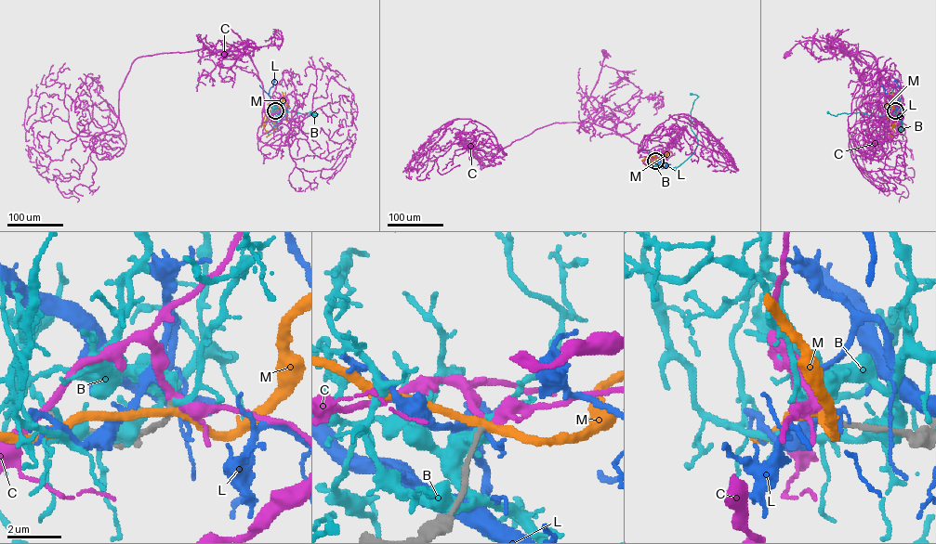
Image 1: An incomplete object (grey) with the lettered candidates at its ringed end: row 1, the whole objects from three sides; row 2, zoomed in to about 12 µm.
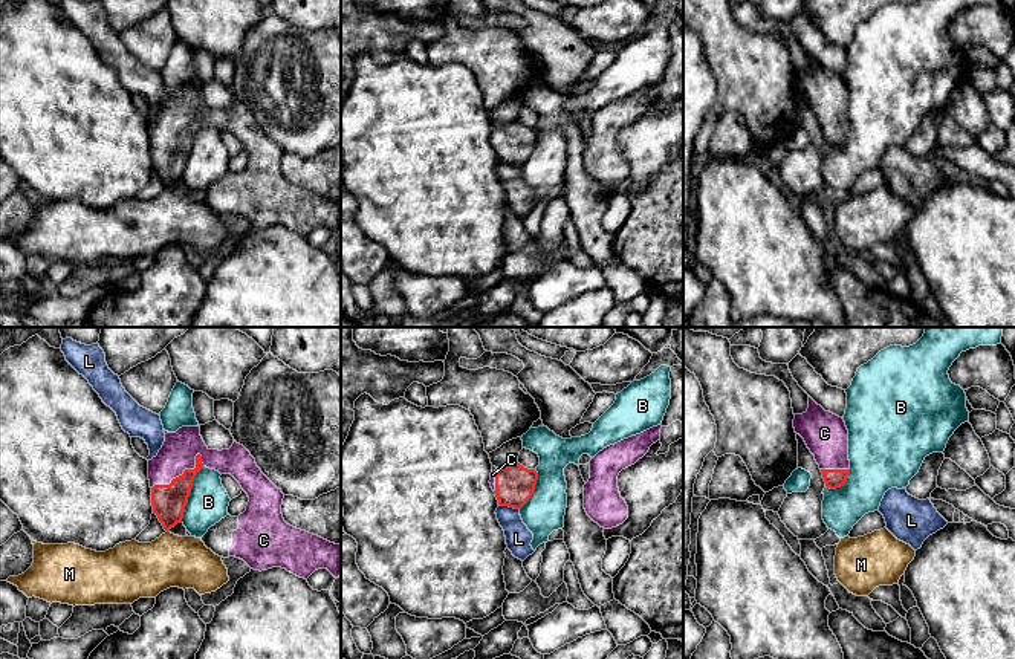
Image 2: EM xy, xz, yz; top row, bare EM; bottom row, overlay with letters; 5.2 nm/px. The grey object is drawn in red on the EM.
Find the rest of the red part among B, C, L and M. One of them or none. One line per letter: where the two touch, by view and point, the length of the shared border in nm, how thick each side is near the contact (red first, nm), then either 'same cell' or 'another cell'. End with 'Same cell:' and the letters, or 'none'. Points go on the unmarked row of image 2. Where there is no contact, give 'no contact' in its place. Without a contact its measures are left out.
B: meets red in xy at (190, 150); contact 320 nm long; 180 nm thick on the red side, 220 nm on the other; another cell
C: meets red in xy at (182, 132); contact 320 nm long; 180 nm thick on the red side, 190 nm on the other; same cell
L: meets red in xz at (509, 164); contact 120 nm long; 200 nm thick on the red side, 140 nm on the other; another cell
M: no contact; another cell
Same cell: C

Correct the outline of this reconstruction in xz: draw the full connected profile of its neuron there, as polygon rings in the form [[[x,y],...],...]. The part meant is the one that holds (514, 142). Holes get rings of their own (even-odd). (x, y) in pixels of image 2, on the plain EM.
[[[515,119],[504,125],[492,124],[489,141],[500,164],[521,167],[532,154],[537,138],[535,127],[527,127]]]

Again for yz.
[[[809,54],[809,66],[795,72],[793,86],[815,113],[825,144],[844,144],[850,131],[848,87],[844,76],[825,69]]]

